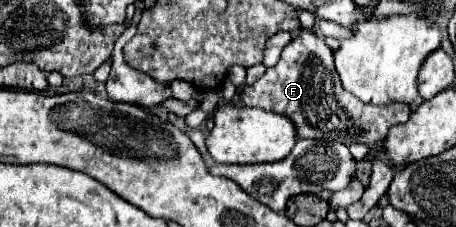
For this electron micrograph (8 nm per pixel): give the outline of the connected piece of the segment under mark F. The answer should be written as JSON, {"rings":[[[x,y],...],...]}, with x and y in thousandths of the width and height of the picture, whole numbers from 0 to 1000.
{"rings":[[[660,123],[656,150],[621,211],[607,291],[586,300],[559,370],[533,379],[529,441],[537,467],[625,502],[643,529],[656,608],[743,617],[761,643],[779,626],[822,643],[844,617],[844,590],[862,546],[884,537],[884,458],[796,458],[787,432],[757,405],[730,291],[730,229],[708,167],[673,123]]]}

